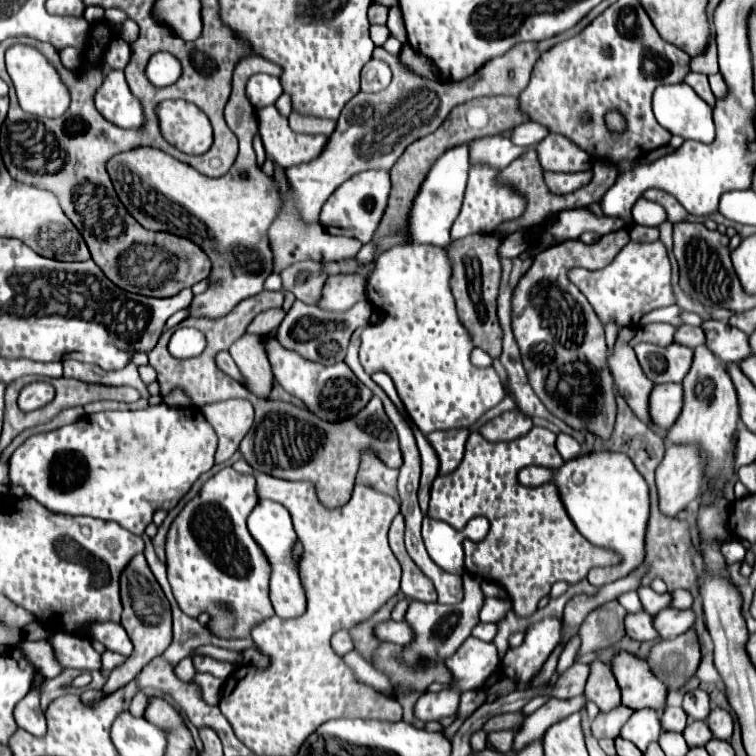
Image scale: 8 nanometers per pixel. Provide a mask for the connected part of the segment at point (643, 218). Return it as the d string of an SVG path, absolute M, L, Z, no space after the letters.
M639 199L635 205L633 205L633 221L637 225L661 225L663 221L667 221L667 211L659 205L659 203L653 203L653 201L647 201L647 199Z

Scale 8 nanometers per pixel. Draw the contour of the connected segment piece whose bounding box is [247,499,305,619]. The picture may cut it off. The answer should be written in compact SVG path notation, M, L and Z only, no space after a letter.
M261 499L255 509L251 511L247 519L247 527L251 537L257 541L257 545L263 549L269 565L271 565L271 583L269 583L269 597L273 603L273 609L279 617L299 617L305 613L305 591L299 581L299 567L293 557L293 547L297 543L297 535L291 523L291 515L287 509L279 503L273 503L269 499Z

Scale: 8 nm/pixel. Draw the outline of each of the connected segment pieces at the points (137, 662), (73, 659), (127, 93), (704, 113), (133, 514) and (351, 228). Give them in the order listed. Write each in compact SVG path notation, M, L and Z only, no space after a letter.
M137 553L133 561L123 569L121 573L121 603L123 603L123 615L121 615L121 625L125 627L129 639L133 641L133 653L131 657L117 669L111 671L103 693L115 693L129 681L133 681L139 671L155 657L159 657L171 643L171 609L167 603L167 597L163 595L157 579L153 577L143 553Z
M53 633L49 641L51 645L55 645L59 663L63 663L65 667L83 669L83 671L101 669L101 655L91 647L87 637L71 635L71 633Z
M111 69L105 75L105 81L95 95L95 105L107 121L121 129L143 129L145 125L143 105L139 105L137 97L125 83L123 71Z
M687 83L657 87L653 93L653 113L655 119L673 135L679 135L683 139L695 139L701 143L711 143L715 139L713 107L707 105Z
M165 403L143 411L103 411L85 415L73 425L29 437L13 455L9 485L23 487L45 509L65 515L89 515L115 521L133 535L143 535L157 509L173 509L201 473L213 467L217 435L199 407L171 409Z
M363 171L355 177L351 177L339 189L335 189L335 193L323 205L323 209L321 209L323 229L327 229L327 233L331 233L331 235L355 237L361 243L369 243L385 213L389 193L391 193L389 171Z

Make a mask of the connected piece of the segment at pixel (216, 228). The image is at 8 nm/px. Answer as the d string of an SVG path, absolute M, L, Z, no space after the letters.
M259 55L241 59L232 77L232 91L227 103L229 129L239 139L239 155L227 175L211 179L177 161L175 157L153 149L139 147L119 153L109 161L113 187L125 203L129 215L149 231L169 231L173 235L195 241L211 259L209 287L193 297L191 317L217 319L229 313L239 301L263 291L265 279L273 273L273 251L269 245L269 227L289 197L279 193L273 177L265 175L257 165L253 151L253 135L257 133L255 107L245 99L245 83L251 75L266 73L280 76L283 69Z

